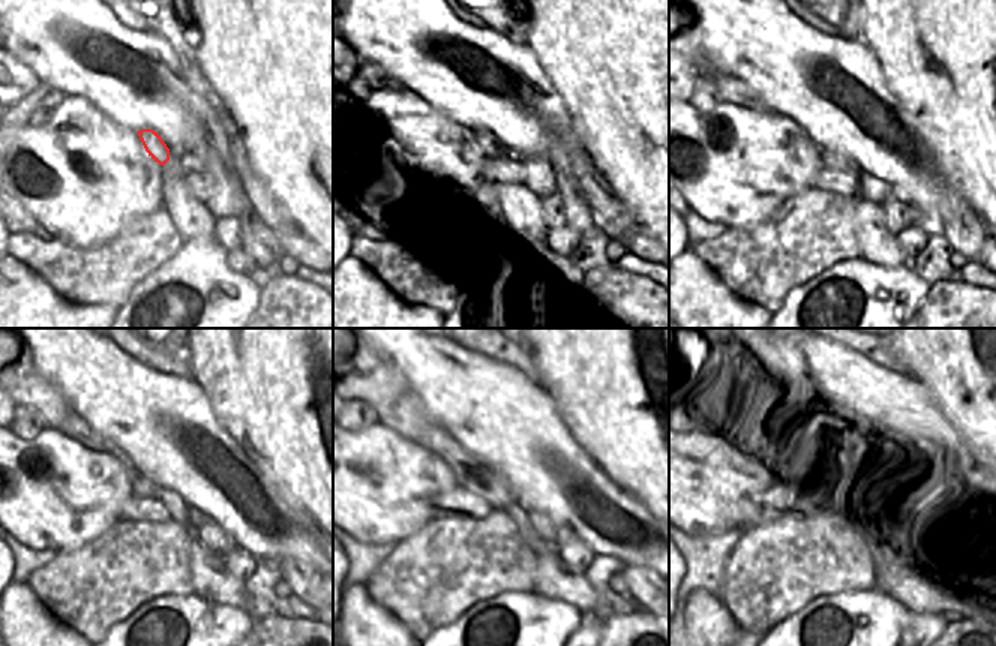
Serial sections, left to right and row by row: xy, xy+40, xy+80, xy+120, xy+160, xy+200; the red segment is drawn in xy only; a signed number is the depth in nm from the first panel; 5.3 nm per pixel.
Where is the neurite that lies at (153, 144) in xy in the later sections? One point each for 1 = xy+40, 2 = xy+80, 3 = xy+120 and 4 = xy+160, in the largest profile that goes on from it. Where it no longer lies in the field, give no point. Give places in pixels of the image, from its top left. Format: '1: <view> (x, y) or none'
1: xy+40 (491, 147)
2: xy+80 (833, 161)
3: xy+120 (177, 508)
4: xy+160 (518, 514)

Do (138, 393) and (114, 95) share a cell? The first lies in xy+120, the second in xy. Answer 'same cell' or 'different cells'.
same cell

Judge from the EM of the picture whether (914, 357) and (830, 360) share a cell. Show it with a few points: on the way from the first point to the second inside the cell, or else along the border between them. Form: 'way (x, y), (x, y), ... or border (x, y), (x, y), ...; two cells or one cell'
border (906, 372), (930, 397); two cells

